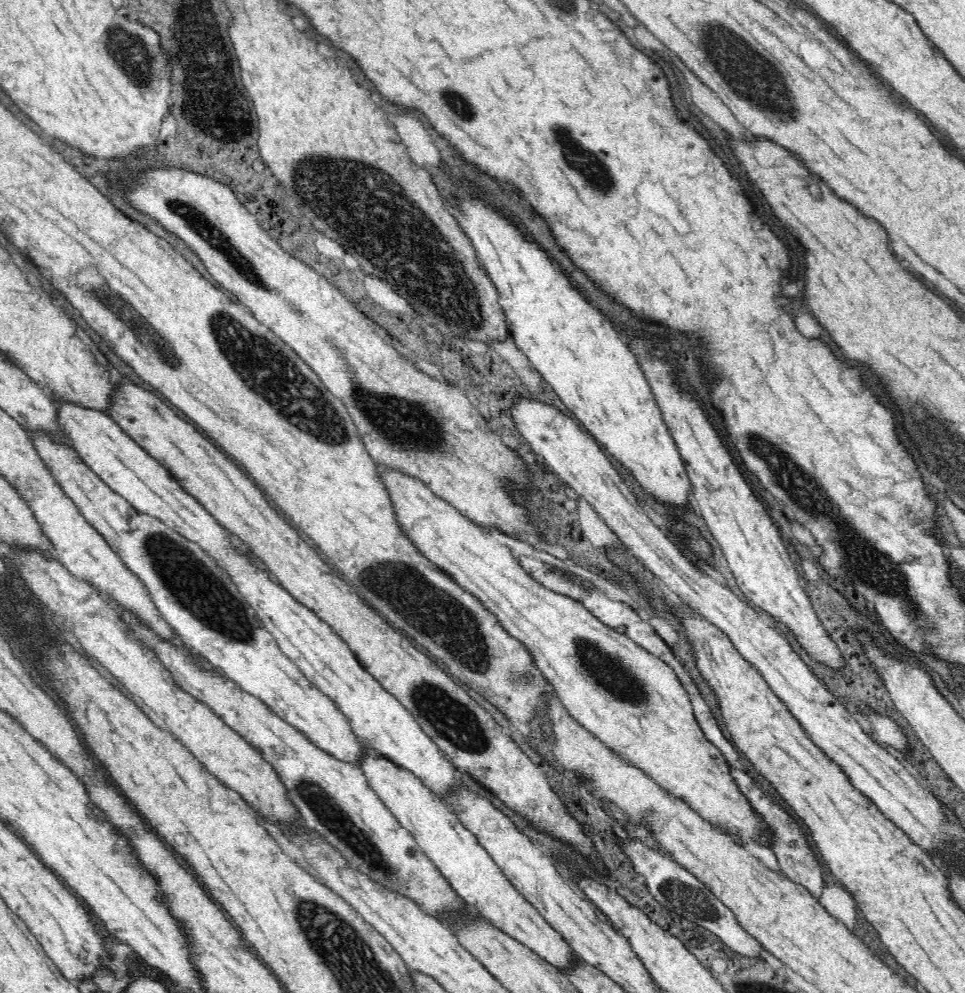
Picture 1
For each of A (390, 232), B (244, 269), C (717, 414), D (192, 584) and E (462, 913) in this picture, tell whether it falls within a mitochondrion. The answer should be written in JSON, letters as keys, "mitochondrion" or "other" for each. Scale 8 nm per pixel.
{"A":"mitochondrion","B":"mitochondrion","C":"other","D":"mitochondrion","E":"other"}

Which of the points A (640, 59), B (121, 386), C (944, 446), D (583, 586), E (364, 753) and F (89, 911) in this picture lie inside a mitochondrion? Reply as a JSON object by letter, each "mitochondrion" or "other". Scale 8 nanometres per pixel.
{"A":"other","B":"other","C":"mitochondrion","D":"other","E":"other","F":"other"}

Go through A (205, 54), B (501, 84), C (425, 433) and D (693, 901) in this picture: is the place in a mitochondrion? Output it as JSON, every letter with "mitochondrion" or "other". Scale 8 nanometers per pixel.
{"A":"other","B":"other","C":"mitochondrion","D":"mitochondrion"}

